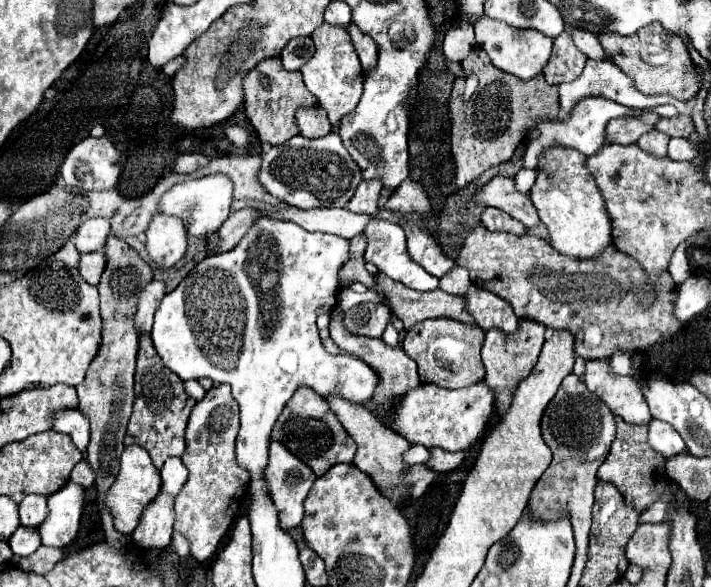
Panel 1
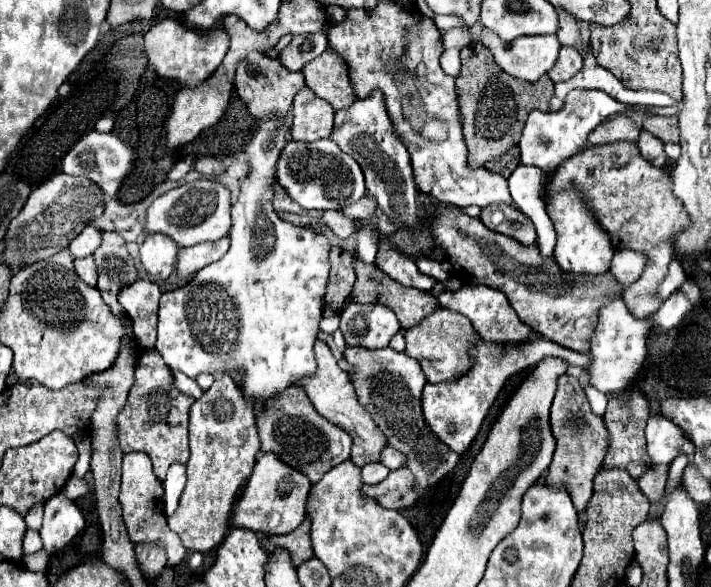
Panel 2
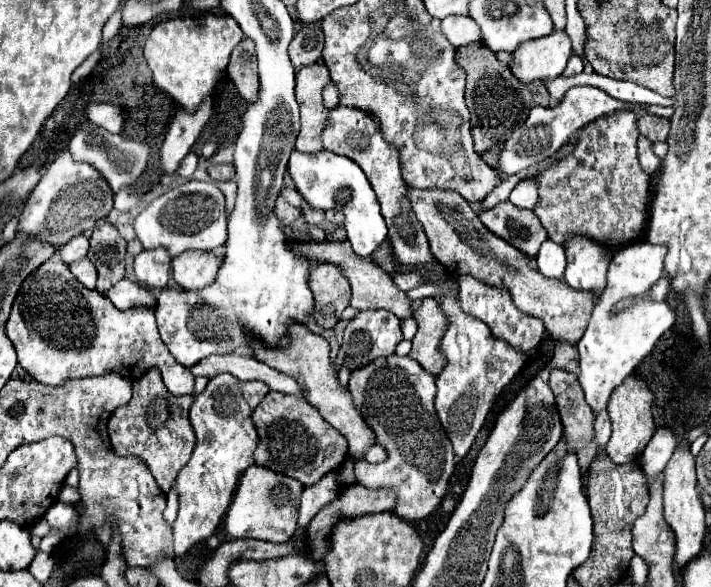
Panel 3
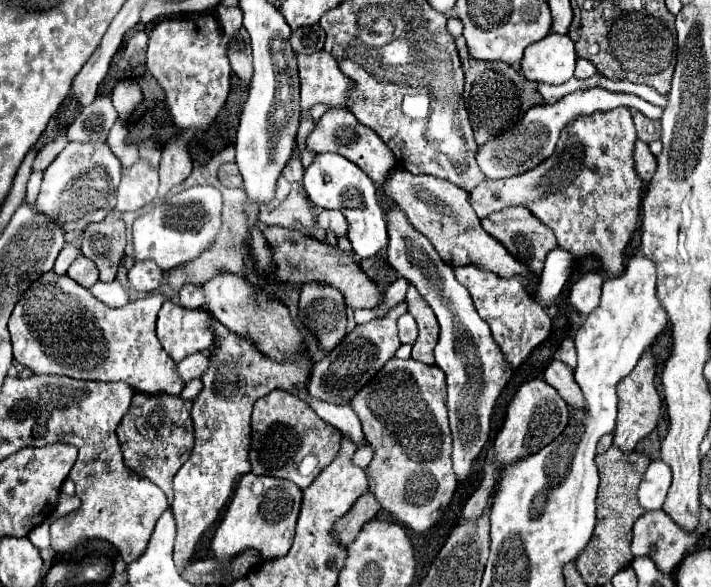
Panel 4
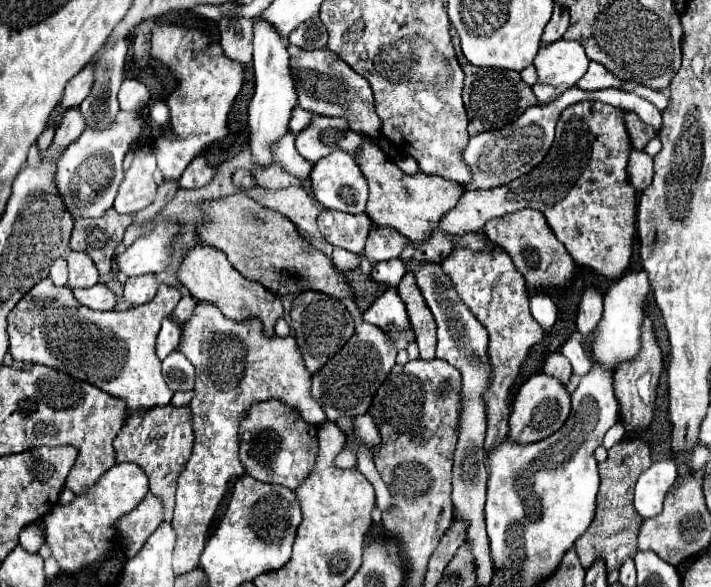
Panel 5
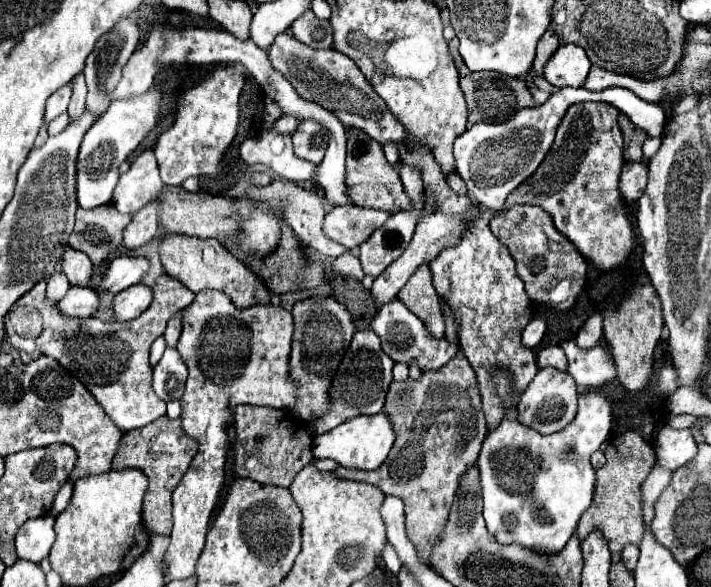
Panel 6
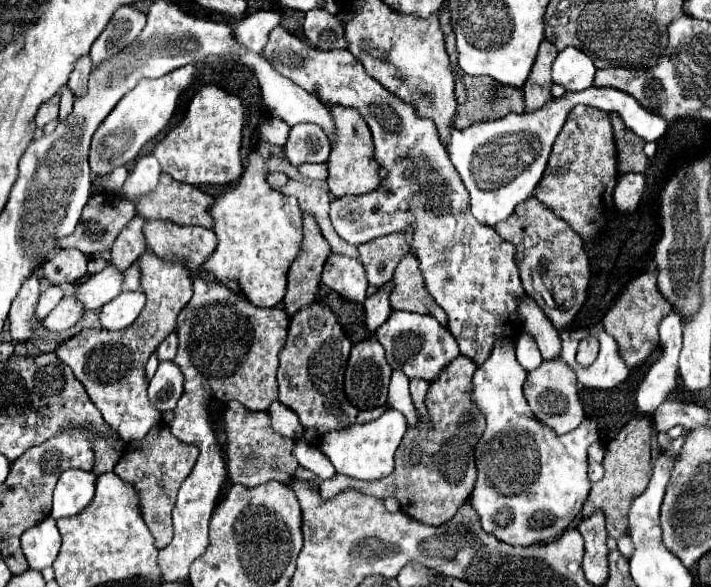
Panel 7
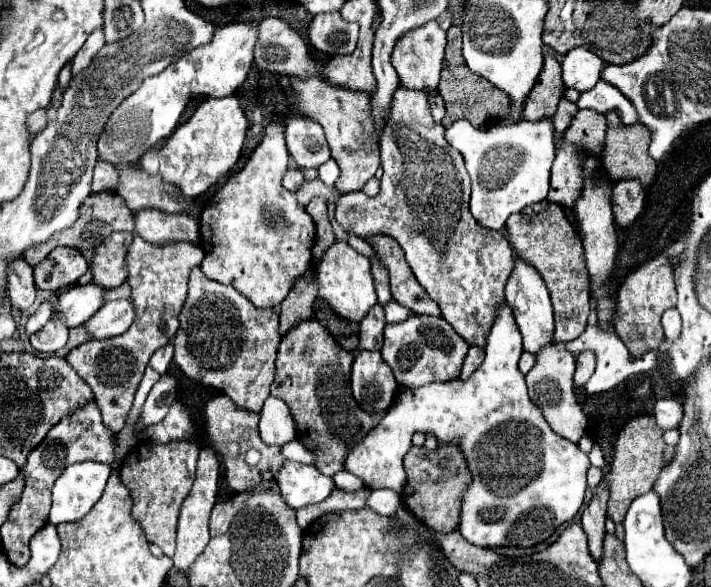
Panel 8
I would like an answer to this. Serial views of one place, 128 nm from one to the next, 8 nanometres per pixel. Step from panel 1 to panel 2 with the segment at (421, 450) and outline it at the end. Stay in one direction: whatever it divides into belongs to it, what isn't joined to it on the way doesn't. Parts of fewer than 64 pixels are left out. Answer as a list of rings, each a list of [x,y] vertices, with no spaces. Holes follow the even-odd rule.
[[[388,446],[388,450],[382,452],[382,460],[380,460],[380,462],[382,462],[384,466],[388,466],[390,470],[394,470],[394,468],[404,466],[406,460],[408,460],[408,458],[404,458],[404,454],[398,454],[398,450],[392,450],[392,446]]]

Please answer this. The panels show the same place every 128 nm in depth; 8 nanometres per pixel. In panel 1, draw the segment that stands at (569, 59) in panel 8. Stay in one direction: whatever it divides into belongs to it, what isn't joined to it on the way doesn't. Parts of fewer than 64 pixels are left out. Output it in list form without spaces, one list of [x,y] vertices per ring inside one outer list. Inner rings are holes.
[[[482,16],[474,24],[474,30],[476,30],[478,46],[482,46],[486,50],[492,64],[522,80],[532,80],[538,72],[542,72],[544,64],[550,58],[552,38],[540,34],[538,30],[514,30],[514,26],[508,26],[506,22],[496,22],[488,16]]]

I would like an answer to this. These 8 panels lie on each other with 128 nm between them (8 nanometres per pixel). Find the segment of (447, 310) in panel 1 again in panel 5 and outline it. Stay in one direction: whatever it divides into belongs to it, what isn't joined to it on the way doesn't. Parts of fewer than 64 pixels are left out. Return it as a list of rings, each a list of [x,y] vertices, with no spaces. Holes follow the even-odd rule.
[[[242,192],[206,202],[204,210],[210,214],[210,220],[200,230],[202,242],[222,250],[228,262],[246,278],[264,284],[264,288],[280,296],[318,290],[334,298],[354,298],[346,276],[336,264],[324,252],[316,250],[282,214],[258,206]]]

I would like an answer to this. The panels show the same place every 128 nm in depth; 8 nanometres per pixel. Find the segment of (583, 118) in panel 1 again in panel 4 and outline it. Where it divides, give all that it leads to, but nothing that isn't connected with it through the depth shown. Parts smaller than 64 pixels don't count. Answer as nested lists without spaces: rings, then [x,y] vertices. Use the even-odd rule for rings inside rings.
[[[586,88],[586,90],[576,90],[566,94],[562,100],[558,100],[556,104],[548,106],[532,106],[526,116],[522,118],[520,124],[516,124],[512,130],[500,134],[498,138],[486,142],[484,146],[478,148],[476,152],[476,160],[482,168],[482,172],[486,174],[486,178],[508,178],[508,176],[516,176],[522,174],[534,166],[538,166],[540,162],[544,162],[556,148],[556,142],[560,138],[560,132],[576,118],[580,116],[590,116],[594,112],[604,112],[604,110],[614,110],[618,106],[626,106],[626,108],[634,108],[638,112],[642,112],[644,116],[656,120],[660,118],[660,114],[664,112],[662,108],[648,104],[646,100],[638,98],[638,96],[630,96],[630,94],[614,94],[602,88]]]

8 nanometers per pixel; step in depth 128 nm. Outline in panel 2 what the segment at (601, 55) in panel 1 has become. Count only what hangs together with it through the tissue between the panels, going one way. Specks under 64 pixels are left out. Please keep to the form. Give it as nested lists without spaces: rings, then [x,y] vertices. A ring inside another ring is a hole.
[[[558,10],[558,16],[560,16],[560,24],[558,24],[558,40],[562,46],[572,46],[572,48],[580,48],[582,44],[582,38],[580,38],[580,28],[578,28],[578,22],[566,14],[564,10]]]

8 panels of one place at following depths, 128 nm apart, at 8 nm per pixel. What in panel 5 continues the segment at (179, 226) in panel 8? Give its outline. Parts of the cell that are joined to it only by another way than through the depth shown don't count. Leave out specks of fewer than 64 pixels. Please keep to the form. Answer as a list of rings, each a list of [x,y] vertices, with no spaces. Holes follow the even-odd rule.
[[[196,246],[190,250],[178,270],[178,278],[184,284],[184,288],[198,300],[198,302],[212,302],[220,308],[220,312],[226,318],[232,318],[236,322],[246,322],[248,318],[260,318],[264,322],[264,334],[276,336],[274,326],[284,316],[284,306],[280,296],[266,290],[262,284],[244,278],[238,270],[232,268],[232,264],[226,260],[224,252],[212,248],[212,246]]]

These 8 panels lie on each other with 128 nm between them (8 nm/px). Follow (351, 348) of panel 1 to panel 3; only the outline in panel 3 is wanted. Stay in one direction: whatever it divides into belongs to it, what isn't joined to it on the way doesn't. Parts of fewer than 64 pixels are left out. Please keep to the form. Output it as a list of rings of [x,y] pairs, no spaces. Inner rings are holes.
[[[396,354],[352,370],[348,380],[356,408],[376,434],[376,442],[388,452],[382,464],[358,462],[354,468],[356,482],[366,488],[394,488],[398,494],[394,512],[404,520],[422,520],[432,514],[442,502],[454,470],[454,450],[434,410],[434,380],[416,360]]]

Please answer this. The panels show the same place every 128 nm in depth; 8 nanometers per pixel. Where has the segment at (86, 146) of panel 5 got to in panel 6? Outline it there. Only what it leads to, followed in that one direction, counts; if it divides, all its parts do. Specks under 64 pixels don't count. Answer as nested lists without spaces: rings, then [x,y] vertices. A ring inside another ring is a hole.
[[[150,88],[148,94],[142,94],[132,100],[114,100],[104,116],[100,116],[84,134],[80,152],[76,158],[76,196],[78,206],[84,210],[94,210],[96,206],[108,204],[112,198],[112,186],[118,182],[118,166],[136,150],[136,146],[146,138],[154,128],[160,110],[160,92]]]

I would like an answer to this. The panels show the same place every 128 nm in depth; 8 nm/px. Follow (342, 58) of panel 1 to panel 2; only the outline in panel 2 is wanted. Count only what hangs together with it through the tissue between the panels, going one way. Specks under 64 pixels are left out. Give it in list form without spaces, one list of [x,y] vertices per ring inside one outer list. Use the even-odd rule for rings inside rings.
[[[326,48],[326,54],[314,58],[304,68],[306,86],[334,106],[334,110],[342,110],[352,106],[356,96],[352,94],[352,84],[348,84],[348,70],[344,70],[344,62]]]

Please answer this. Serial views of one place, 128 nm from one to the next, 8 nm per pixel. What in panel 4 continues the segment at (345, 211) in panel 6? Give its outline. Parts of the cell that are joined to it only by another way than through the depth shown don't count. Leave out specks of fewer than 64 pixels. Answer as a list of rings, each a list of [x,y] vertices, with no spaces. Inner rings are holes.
[[[320,210],[318,226],[324,228],[324,230],[332,228],[336,232],[336,236],[346,234],[346,230],[348,230],[346,218],[344,218],[344,214],[340,214],[340,210]]]

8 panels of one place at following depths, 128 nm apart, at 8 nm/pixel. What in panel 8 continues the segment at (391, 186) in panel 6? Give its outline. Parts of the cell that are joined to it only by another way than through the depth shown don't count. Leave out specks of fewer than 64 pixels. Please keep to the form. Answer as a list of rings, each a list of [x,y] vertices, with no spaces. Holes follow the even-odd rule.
[[[292,78],[292,88],[300,96],[302,110],[316,122],[322,124],[326,132],[326,140],[332,150],[332,158],[340,166],[340,178],[336,182],[336,190],[340,194],[362,190],[364,184],[376,174],[380,166],[378,140],[374,136],[372,126],[372,106],[368,94],[352,92],[340,86],[332,86],[322,78]]]

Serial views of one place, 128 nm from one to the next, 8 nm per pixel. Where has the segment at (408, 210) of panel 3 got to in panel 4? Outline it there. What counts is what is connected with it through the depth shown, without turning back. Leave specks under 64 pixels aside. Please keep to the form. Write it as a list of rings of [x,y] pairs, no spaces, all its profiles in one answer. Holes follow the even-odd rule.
[[[330,108],[318,122],[314,132],[306,138],[306,146],[316,152],[336,152],[344,158],[348,158],[350,162],[354,162],[358,168],[362,168],[372,182],[376,184],[378,190],[382,190],[384,186],[384,178],[390,174],[390,170],[396,168],[396,158],[392,154],[392,150],[388,150],[388,146],[384,144],[384,140],[380,140],[378,134],[374,134],[374,130],[370,130],[368,126],[362,126],[356,116],[352,112],[348,112],[346,108]],[[388,206],[386,224],[388,264],[416,286],[420,296],[434,310],[440,324],[440,340],[434,348],[434,356],[436,366],[446,374],[446,408],[453,440],[452,464],[456,476],[466,480],[472,472],[474,460],[490,436],[490,416],[496,398],[512,376],[512,366],[504,362],[504,354],[500,354],[500,346],[496,346],[492,340],[490,326],[478,316],[468,290],[456,282],[454,270],[442,262],[428,238],[424,238],[424,234],[420,234],[408,222],[408,218],[396,210],[396,206]]]

